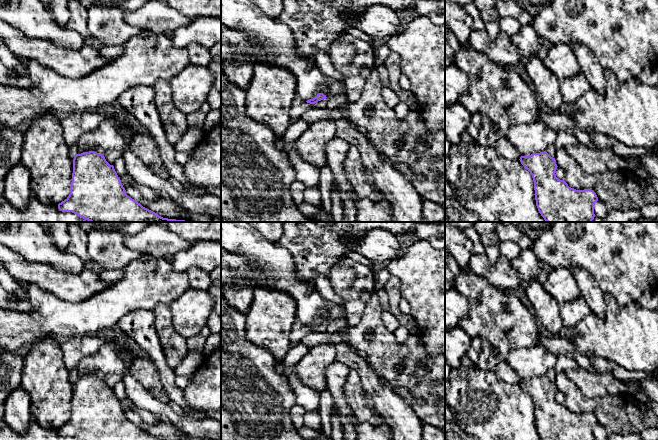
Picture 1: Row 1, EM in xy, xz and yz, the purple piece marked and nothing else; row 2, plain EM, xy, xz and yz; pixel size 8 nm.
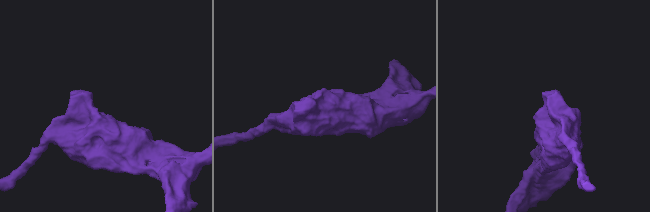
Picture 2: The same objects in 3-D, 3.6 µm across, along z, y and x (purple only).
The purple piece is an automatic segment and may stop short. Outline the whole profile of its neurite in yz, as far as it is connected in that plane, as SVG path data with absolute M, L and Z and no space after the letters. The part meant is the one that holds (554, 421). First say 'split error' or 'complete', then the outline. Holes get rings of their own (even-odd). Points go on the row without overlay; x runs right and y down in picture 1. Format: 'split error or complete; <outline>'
complete; M546 375L521 380L519 384L532 399L541 440L595 440L596 417L591 413L576 414L558 403L556 384Z

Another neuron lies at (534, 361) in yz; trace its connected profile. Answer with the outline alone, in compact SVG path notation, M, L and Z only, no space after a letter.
M541 345L519 347L509 352L506 364L521 380L540 377L555 367L557 356Z

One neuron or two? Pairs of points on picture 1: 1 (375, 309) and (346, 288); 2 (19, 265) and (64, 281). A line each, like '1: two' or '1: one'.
1: two
2: one

